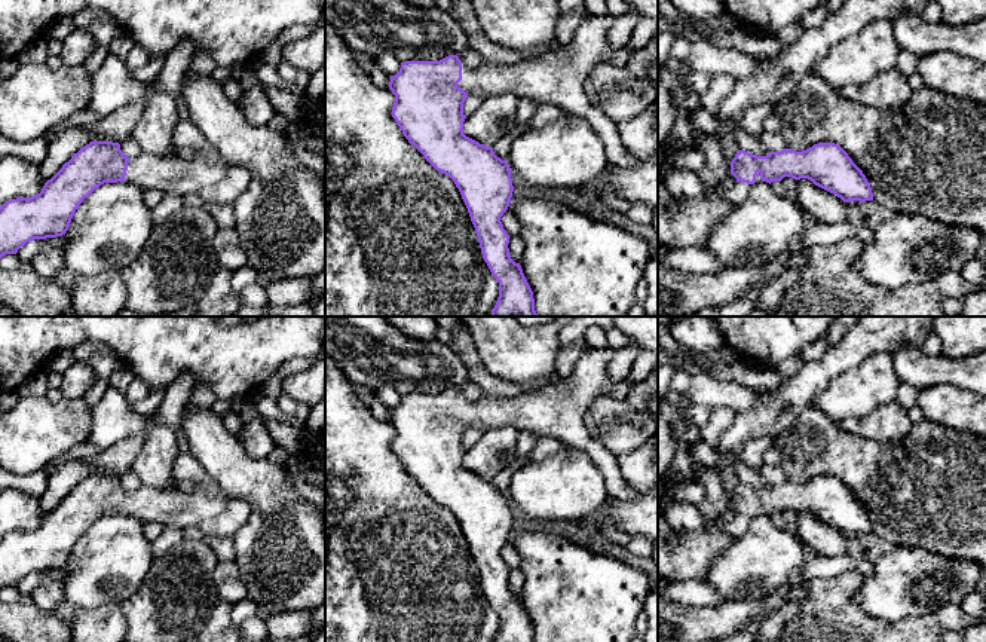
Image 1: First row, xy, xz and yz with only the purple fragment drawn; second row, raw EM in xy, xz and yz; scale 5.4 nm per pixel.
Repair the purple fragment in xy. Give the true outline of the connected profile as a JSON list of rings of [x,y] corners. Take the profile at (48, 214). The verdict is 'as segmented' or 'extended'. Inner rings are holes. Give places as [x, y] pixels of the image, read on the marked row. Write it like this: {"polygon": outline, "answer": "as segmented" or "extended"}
{"polygon": [[[178,119],[175,123],[174,146],[190,147],[195,156],[184,159],[178,155],[154,156],[143,152],[138,158],[129,159],[120,150],[119,143],[91,141],[45,183],[39,195],[10,199],[0,207],[0,259],[6,254],[16,254],[30,241],[62,236],[83,199],[104,183],[125,181],[140,189],[157,189],[163,193],[197,195],[205,204],[224,205],[233,205],[249,187],[251,172],[241,165],[227,163],[189,119]]], "answer": "extended"}

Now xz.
{"polygon": [[[609,13],[591,15],[588,19],[581,21],[569,43],[560,45],[557,51],[548,51],[541,56],[517,64],[481,64],[477,68],[469,68],[457,55],[448,55],[440,61],[405,61],[401,64],[399,71],[391,76],[389,89],[395,95],[392,117],[408,143],[437,171],[454,181],[475,227],[483,259],[499,282],[499,297],[492,309],[492,317],[539,315],[535,311],[533,291],[523,269],[509,256],[509,235],[500,221],[514,192],[511,168],[506,160],[494,155],[492,147],[480,144],[463,134],[463,122],[466,119],[463,103],[469,95],[487,98],[509,94],[520,100],[557,106],[569,114],[585,119],[591,125],[606,147],[609,166],[636,165],[639,159],[622,146],[616,123],[603,117],[600,110],[582,92],[587,74],[618,51],[606,42],[606,34],[615,19]]], "answer": "extended"}

